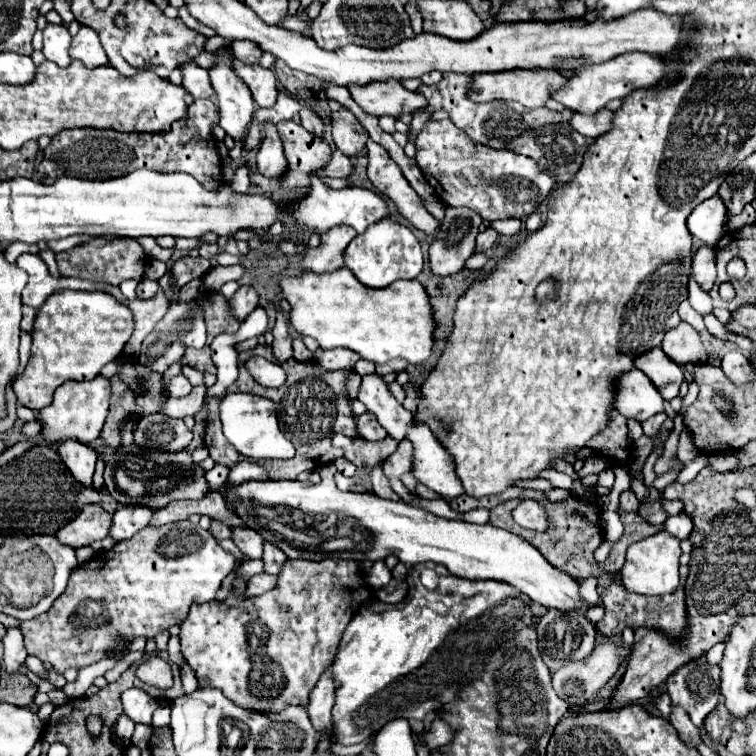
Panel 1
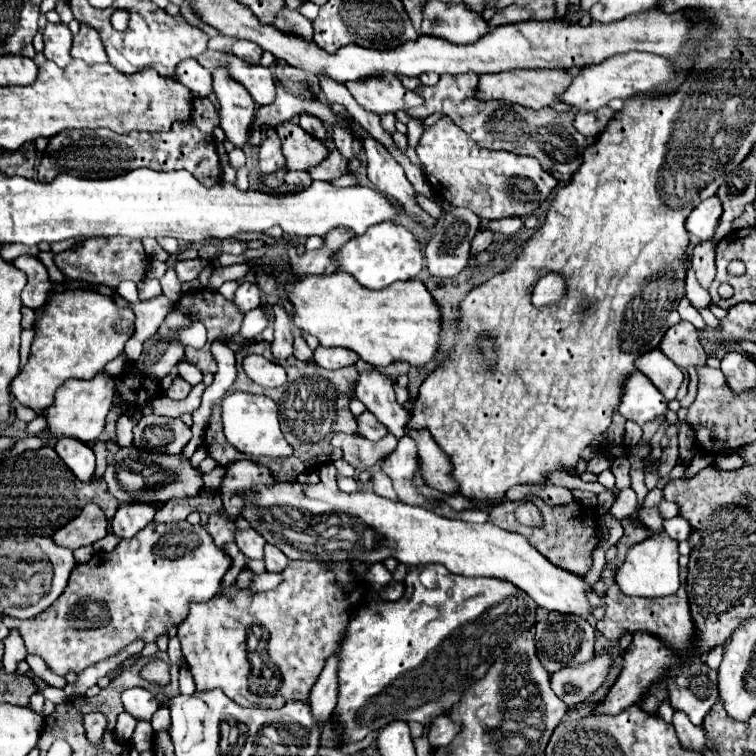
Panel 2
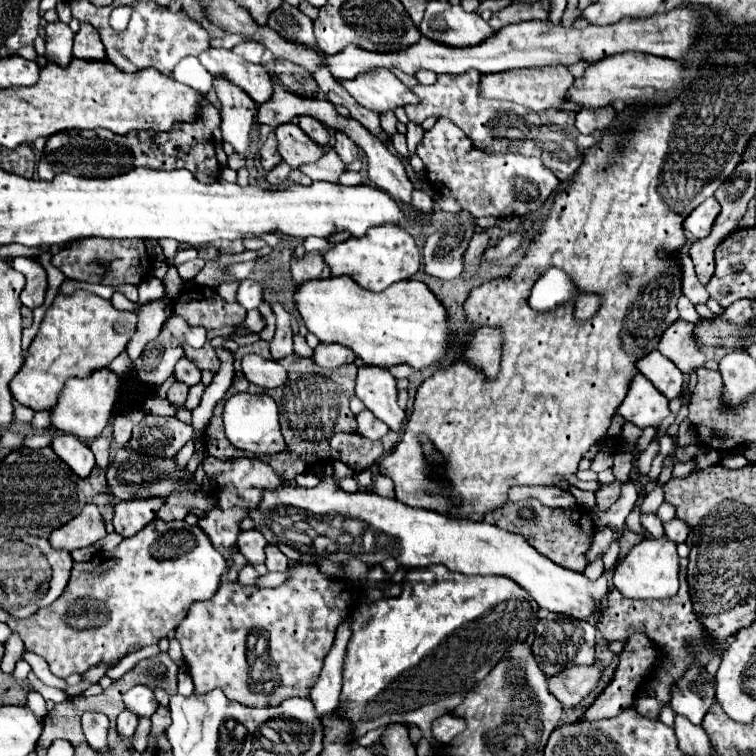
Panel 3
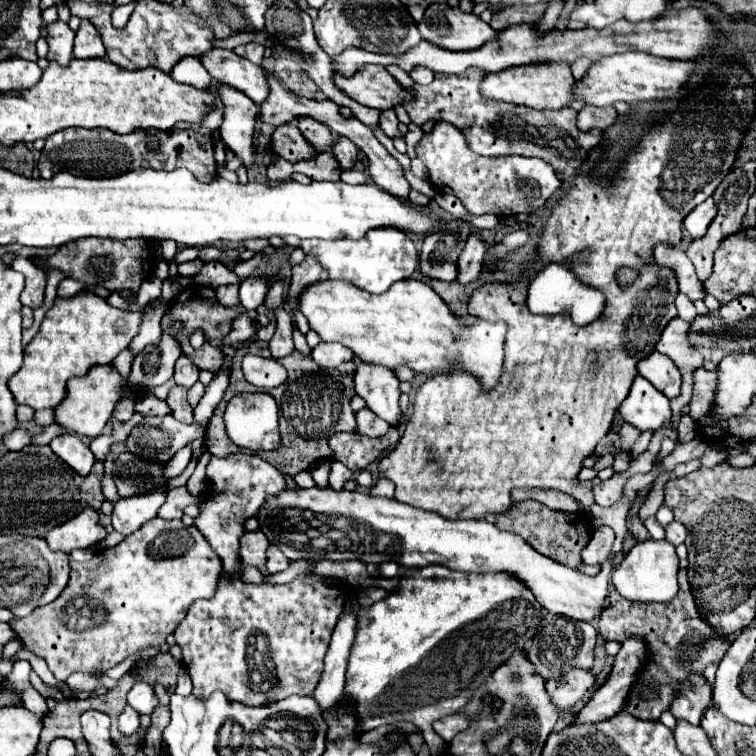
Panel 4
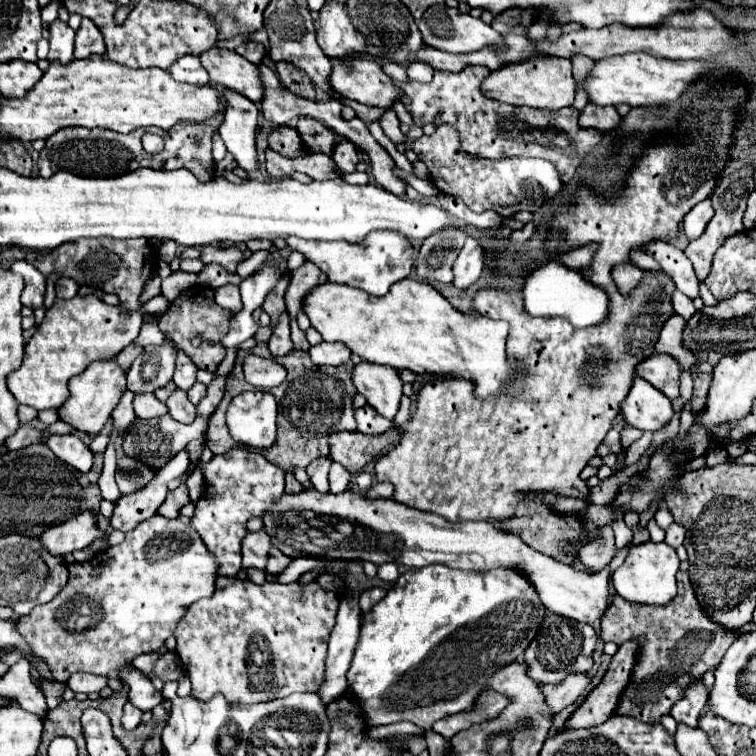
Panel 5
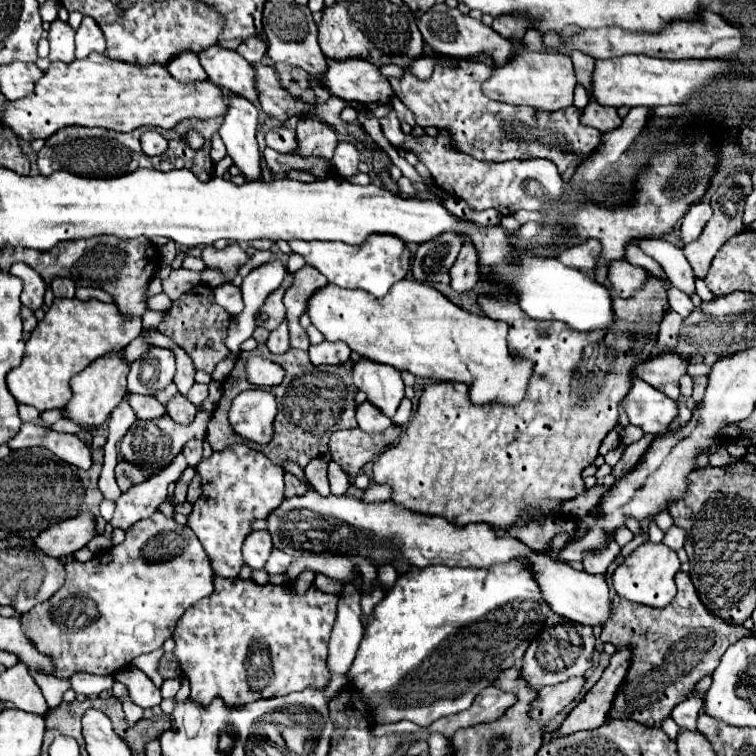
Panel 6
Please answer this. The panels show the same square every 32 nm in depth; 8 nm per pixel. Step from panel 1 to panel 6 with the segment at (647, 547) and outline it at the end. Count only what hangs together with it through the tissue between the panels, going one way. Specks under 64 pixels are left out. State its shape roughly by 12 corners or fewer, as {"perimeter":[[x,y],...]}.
{"perimeter":[[644,542],[614,572],[614,592],[664,608],[676,596],[676,552]]}

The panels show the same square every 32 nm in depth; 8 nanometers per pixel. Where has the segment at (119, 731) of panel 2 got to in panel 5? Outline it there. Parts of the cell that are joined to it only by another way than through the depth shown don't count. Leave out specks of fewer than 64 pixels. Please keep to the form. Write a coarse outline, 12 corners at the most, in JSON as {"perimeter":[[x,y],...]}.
{"perimeter":[[132,704],[124,706],[124,730],[140,724],[142,712]]}

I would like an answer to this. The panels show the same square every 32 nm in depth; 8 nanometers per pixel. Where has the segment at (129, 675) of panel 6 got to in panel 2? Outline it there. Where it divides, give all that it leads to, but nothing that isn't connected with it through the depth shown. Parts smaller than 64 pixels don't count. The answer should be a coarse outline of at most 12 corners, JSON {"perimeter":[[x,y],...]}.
{"perimeter":[[146,688],[122,694],[124,710],[136,720],[150,720],[160,706]]}

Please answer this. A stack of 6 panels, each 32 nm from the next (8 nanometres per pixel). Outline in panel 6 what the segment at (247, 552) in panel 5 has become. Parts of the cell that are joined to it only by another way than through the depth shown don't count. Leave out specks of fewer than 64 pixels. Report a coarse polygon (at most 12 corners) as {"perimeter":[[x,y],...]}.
{"perimeter":[[254,530],[242,548],[244,564],[262,570],[272,550],[272,536]]}

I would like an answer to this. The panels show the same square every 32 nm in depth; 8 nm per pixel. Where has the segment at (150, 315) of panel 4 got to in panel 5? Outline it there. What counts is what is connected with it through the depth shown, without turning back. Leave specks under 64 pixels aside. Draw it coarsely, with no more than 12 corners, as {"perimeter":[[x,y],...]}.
{"perimeter":[[144,324],[136,342],[160,346],[168,338],[156,324]]}

